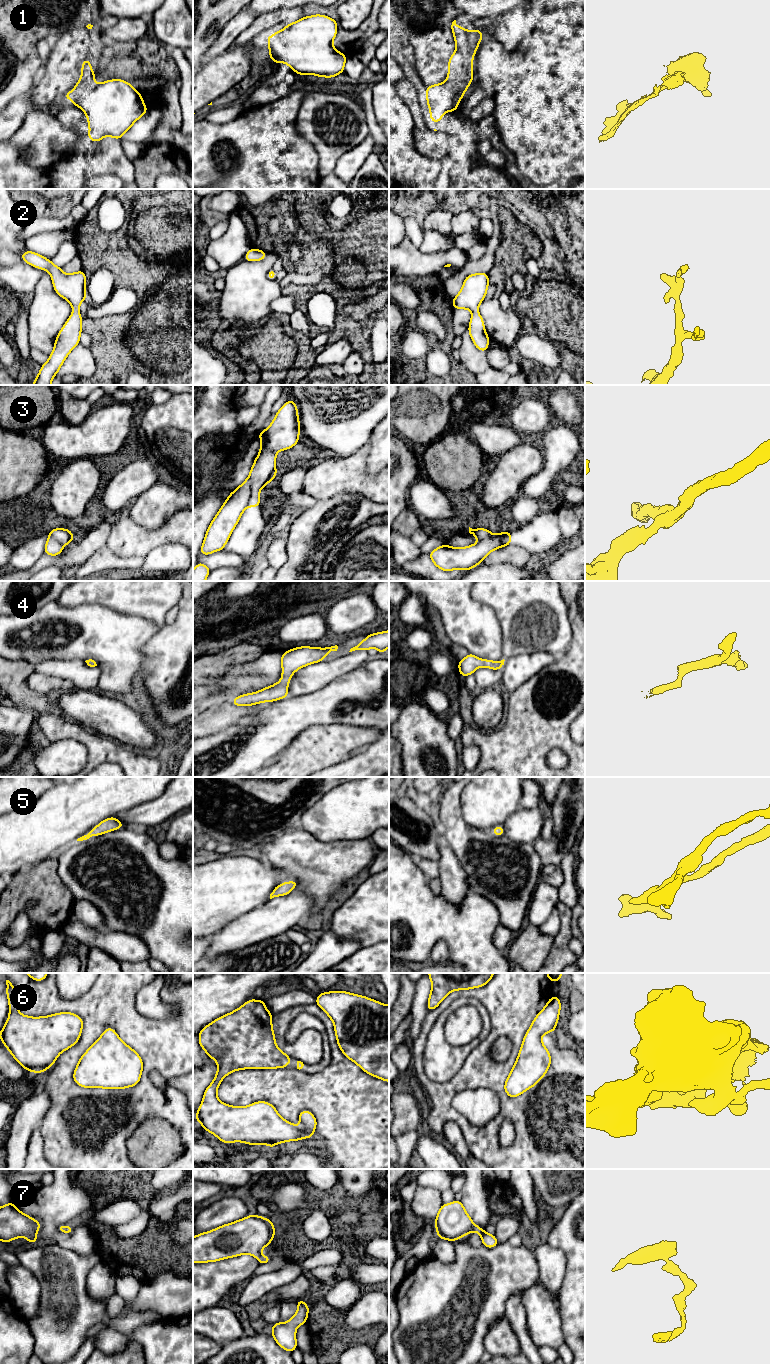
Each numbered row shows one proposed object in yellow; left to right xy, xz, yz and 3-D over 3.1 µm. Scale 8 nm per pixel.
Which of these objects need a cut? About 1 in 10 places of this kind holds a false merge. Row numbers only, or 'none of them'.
3

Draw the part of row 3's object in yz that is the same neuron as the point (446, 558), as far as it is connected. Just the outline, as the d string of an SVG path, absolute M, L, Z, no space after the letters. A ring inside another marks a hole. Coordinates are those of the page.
M497 535L462 548L443 544L431 551L429 556L435 566L443 571L449 572L456 569L467 571L482 563L493 550L507 545L505 537Z

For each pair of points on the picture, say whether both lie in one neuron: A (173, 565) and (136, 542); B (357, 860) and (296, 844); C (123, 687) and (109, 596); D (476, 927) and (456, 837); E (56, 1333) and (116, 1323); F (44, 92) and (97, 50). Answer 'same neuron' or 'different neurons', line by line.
A: different neurons
B: same neuron
C: different neurons
D: different neurons
E: same neuron
F: same neuron

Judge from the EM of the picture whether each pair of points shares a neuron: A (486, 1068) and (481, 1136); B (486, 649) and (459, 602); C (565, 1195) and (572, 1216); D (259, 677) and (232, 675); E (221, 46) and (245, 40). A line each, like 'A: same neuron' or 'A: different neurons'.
A: same neuron
B: same neuron
C: different neurons
D: different neurons
E: different neurons

